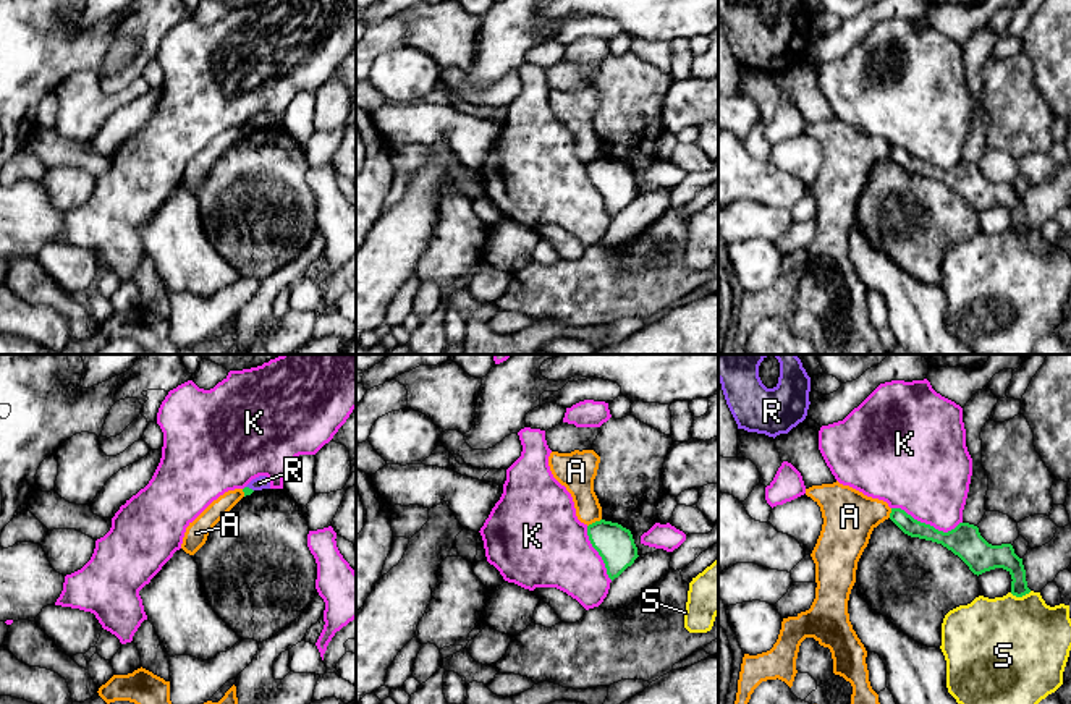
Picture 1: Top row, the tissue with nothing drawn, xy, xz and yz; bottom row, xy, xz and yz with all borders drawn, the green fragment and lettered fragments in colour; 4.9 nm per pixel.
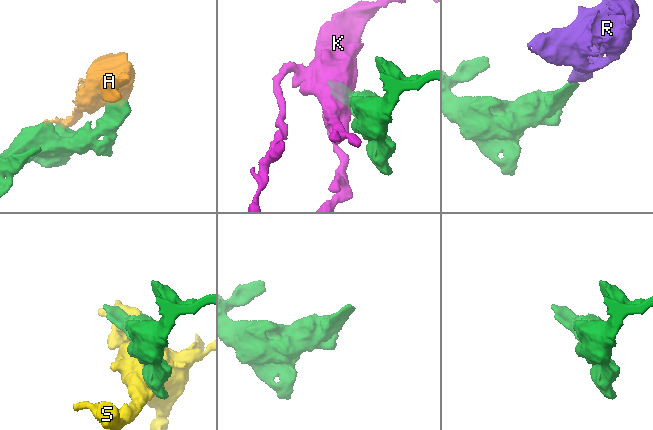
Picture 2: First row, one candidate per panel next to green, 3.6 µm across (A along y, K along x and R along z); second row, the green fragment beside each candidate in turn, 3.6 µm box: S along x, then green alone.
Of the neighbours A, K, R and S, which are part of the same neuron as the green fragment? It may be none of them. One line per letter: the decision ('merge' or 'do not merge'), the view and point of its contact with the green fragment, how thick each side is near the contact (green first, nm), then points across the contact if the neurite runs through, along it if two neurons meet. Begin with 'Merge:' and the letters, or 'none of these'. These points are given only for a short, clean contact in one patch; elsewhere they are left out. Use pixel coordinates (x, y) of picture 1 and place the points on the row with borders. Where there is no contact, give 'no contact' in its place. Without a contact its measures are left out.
Merge: none of these
A: do not merge | xz (596, 521) | 190/170 nm | along xz (601, 518), (588, 526)
K: do not merge | yz (927, 525) | 160/420 nm
R: do not merge | xy (248, 487) | 40/70 nm | along xy (246, 486), (253, 491)
S: do not merge | yz (1020, 596) | 130/500 nm

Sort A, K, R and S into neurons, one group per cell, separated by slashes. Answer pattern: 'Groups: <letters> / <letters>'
Groups: A / K / R / S

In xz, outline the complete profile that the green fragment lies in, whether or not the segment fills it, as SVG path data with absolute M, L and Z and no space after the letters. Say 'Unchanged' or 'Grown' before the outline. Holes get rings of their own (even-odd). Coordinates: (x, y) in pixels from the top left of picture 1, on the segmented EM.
Unchanged. M595 521L587 526L587 536L592 547L602 557L612 581L639 557L631 531L618 523Z

